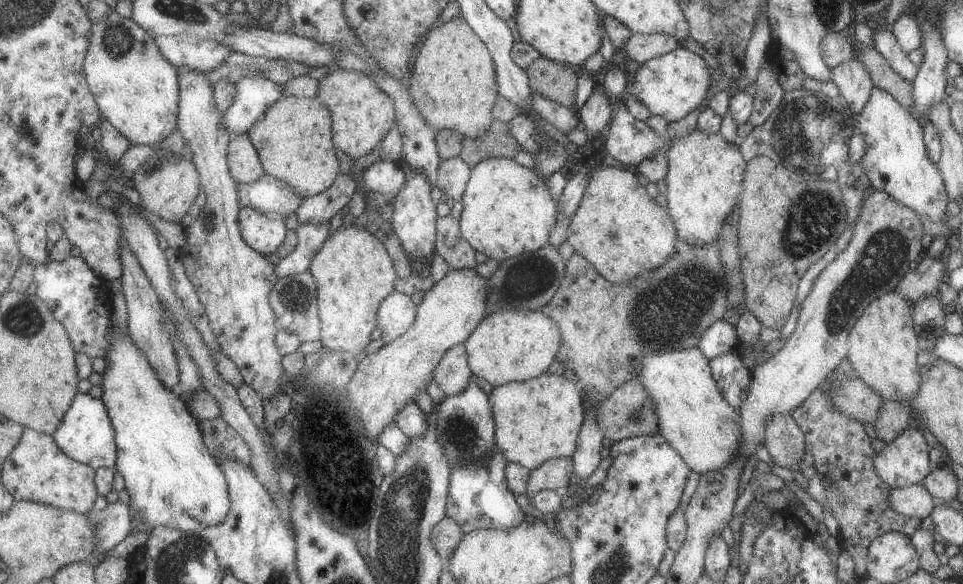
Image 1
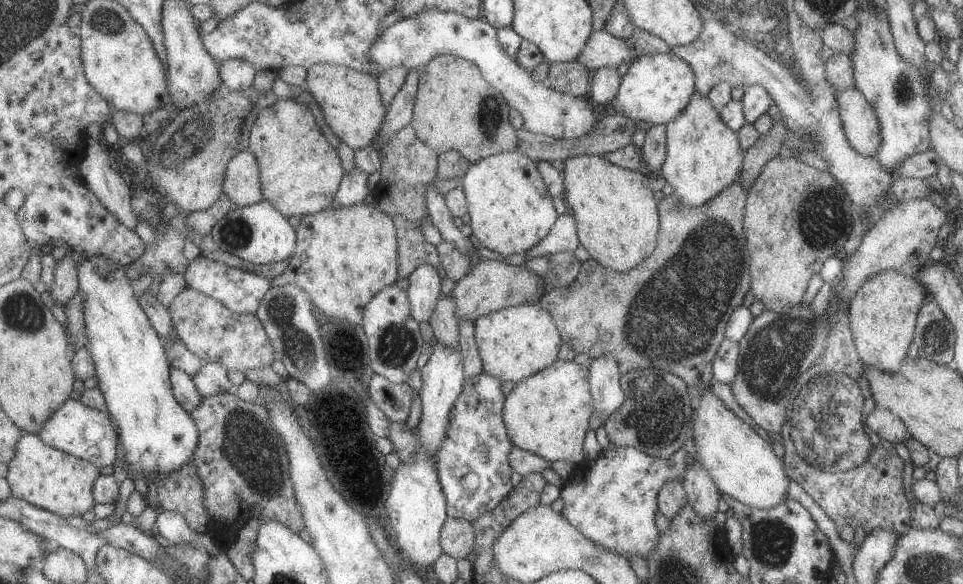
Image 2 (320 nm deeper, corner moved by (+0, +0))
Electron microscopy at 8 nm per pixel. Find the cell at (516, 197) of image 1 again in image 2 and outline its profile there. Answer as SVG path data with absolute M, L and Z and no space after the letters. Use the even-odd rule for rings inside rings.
M519 150L470 163L459 185L467 201L472 239L478 246L498 252L503 257L525 254L547 236L557 218L552 196L537 170L536 161Z

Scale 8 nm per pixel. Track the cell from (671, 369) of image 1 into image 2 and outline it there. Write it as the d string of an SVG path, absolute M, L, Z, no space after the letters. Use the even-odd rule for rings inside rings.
M711 388L704 389L700 398L692 402L691 434L696 448L698 462L709 473L720 493L729 495L745 506L756 509L770 509L786 499L788 476L784 471L781 458L775 456L771 444L759 437L753 429L733 415L712 393Z

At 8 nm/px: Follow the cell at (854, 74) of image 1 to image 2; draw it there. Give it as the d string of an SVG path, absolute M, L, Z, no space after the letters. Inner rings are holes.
M855 86L835 91L834 95L841 126L851 148L861 156L875 158L881 137L873 108Z

